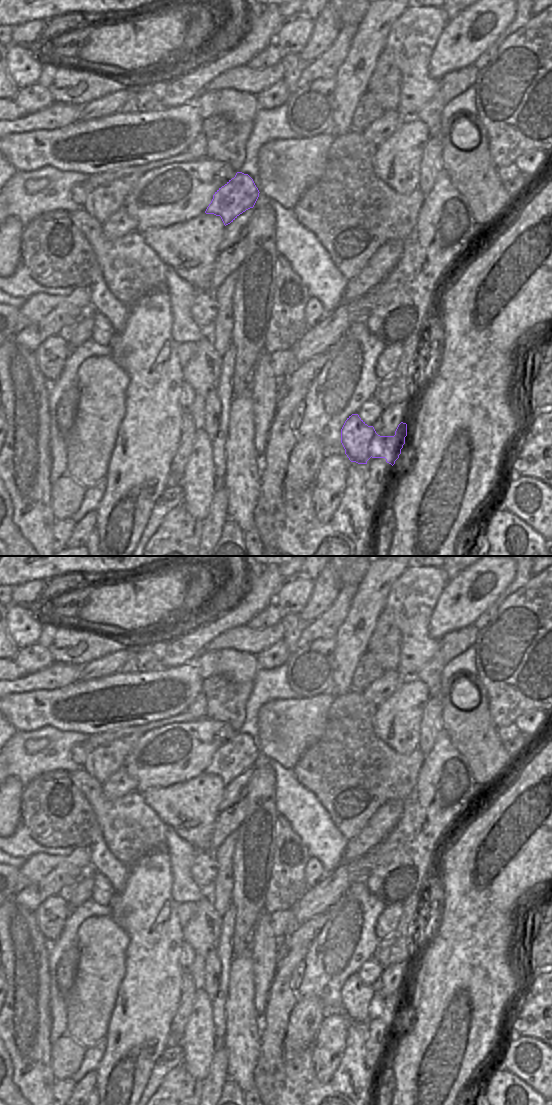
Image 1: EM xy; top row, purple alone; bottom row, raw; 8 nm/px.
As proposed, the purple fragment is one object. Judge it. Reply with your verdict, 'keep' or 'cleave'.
cleave

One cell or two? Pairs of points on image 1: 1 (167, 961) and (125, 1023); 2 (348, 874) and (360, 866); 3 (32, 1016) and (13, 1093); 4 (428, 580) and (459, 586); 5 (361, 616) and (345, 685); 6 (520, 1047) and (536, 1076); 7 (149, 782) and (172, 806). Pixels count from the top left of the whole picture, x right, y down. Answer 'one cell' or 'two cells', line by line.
1: one cell
2: one cell
3: two cells
4: two cells
5: one cell
6: one cell
7: two cells

